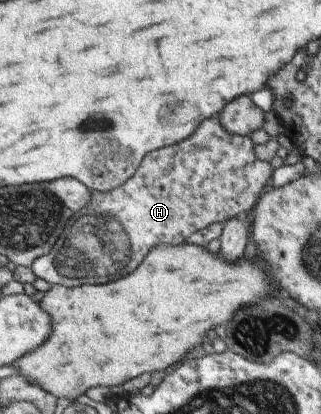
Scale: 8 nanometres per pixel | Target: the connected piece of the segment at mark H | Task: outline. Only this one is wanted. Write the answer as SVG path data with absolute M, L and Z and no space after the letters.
M218 118L204 120L200 130L196 130L188 140L148 154L135 177L124 186L108 192L93 192L92 202L76 214L50 254L40 256L32 264L32 272L52 287L104 285L135 273L156 246L178 246L186 243L196 232L203 233L210 226L226 224L250 212L259 202L260 190L270 174L270 166L266 161L260 162L254 148L250 136L230 134Z

